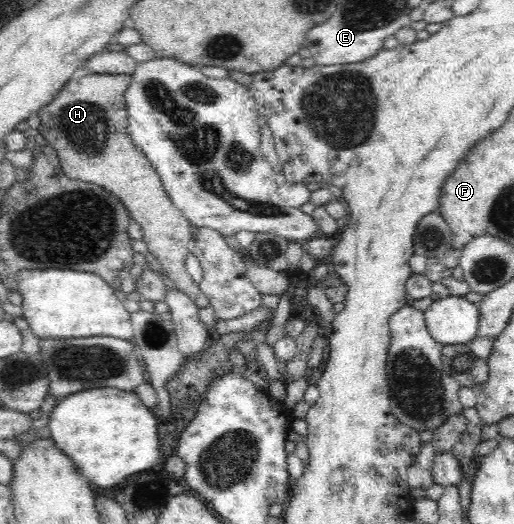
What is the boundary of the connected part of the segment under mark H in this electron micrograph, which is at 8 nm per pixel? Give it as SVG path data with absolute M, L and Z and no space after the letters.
M85 75L78 81L70 80L61 92L36 115L41 118L39 132L47 144L51 144L57 152L61 169L69 179L82 182L91 182L105 187L112 195L117 195L125 208L129 211L132 220L143 228L143 239L148 245L148 251L158 259L166 275L177 289L186 293L200 307L210 305L209 298L203 294L200 285L191 279L185 268L186 255L191 251L191 222L183 215L165 192L160 175L153 171L151 163L141 155L139 147L133 147L133 141L127 131L127 107L124 99L126 90L131 84L132 75Z

